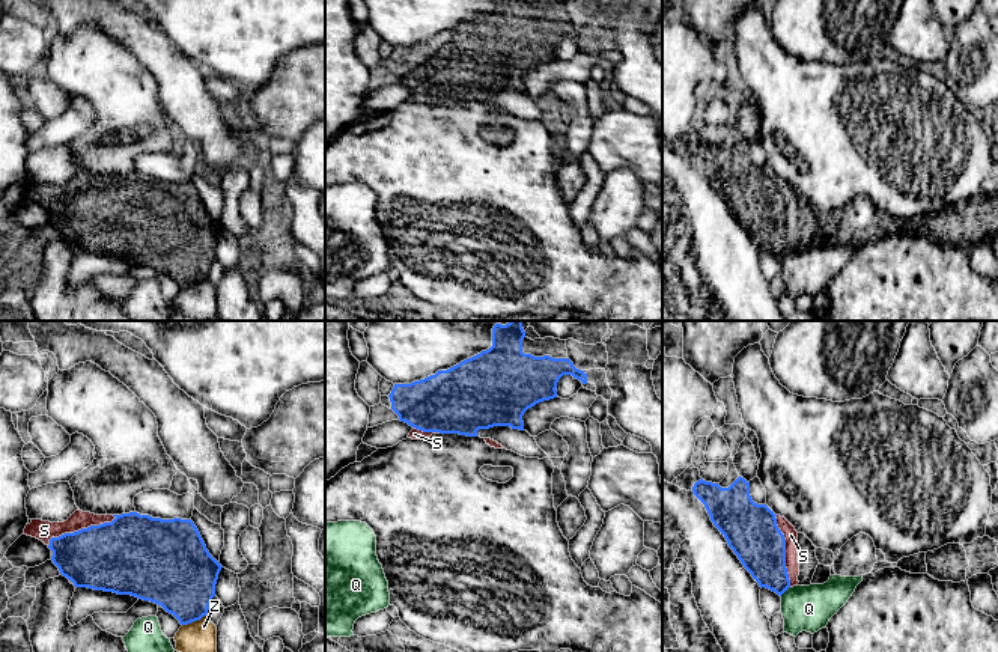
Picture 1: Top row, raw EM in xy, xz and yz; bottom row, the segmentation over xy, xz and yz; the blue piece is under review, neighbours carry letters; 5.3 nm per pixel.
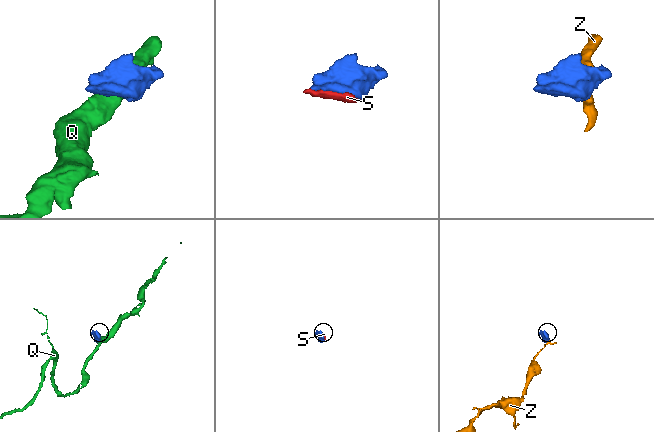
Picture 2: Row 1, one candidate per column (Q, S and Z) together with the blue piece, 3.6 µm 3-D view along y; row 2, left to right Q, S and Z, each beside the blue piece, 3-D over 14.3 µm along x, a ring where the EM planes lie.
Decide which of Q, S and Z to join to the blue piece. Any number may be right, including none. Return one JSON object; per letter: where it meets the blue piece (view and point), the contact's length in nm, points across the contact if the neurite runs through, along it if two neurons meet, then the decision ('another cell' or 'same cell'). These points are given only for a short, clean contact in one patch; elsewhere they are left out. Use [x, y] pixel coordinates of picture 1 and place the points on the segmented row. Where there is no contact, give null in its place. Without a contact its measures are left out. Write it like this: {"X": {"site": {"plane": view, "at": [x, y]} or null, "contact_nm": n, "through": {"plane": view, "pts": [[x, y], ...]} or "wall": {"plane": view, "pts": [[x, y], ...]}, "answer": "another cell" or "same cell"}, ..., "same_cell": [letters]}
{"Q": {"site": {"plane": "yz", "at": [785, 591]}, "contact_nm": 80, "wall": {"plane": "yz", "pts": [[789, 586], [780, 595]]}, "answer": "another cell"}, "S": {"site": {"plane": "xy", "at": [82, 529]}, "contact_nm": 400, "answer": "same cell"}, "Z": {"site": {"plane": "xy", "at": [194, 621]}, "contact_nm": 150, "wall": {"plane": "xy", "pts": [[206, 613], [182, 625]]}, "answer": "another cell"}, "same_cell": ["S"]}

